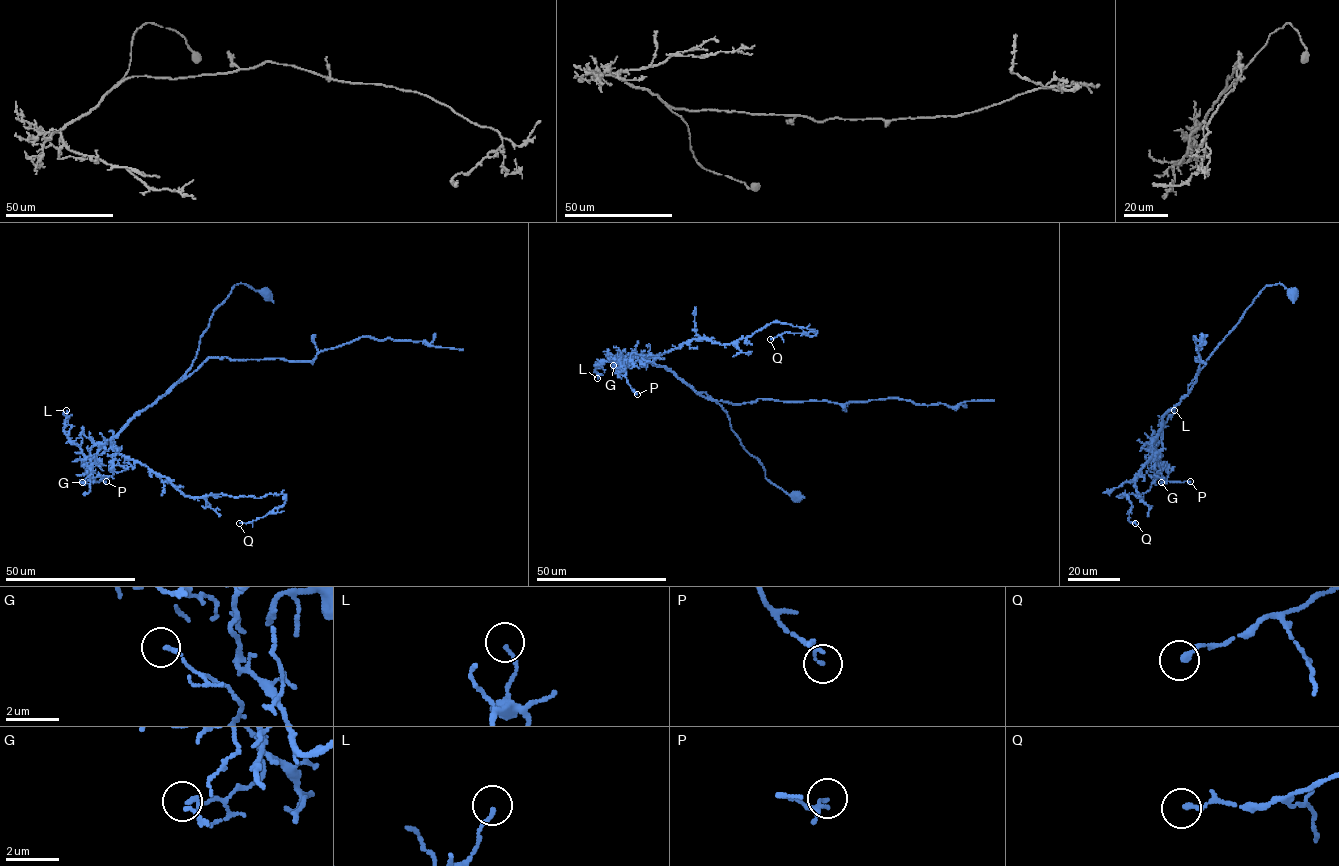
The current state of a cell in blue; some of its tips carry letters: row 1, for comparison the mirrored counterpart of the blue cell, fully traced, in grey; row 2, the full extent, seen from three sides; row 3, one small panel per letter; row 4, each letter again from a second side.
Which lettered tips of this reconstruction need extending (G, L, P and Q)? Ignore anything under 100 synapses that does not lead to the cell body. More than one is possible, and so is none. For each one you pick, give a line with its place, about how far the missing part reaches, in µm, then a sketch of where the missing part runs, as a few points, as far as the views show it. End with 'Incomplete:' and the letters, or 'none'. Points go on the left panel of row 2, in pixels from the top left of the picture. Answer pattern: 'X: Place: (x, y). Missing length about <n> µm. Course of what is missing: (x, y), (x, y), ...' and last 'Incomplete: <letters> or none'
Incomplete: none

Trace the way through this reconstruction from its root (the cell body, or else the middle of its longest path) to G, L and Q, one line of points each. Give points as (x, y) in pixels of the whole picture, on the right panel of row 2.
G: (1291, 293), (1282, 284), (1267, 286), (1188, 393), (1165, 413), (1152, 440), (1157, 462), (1171, 469), (1161, 482)
L: (1291, 293), (1277, 283), (1254, 299), (1188, 393), (1165, 413), (1152, 440), (1157, 458), (1161, 428), (1174, 410)
Q: (1291, 293), (1267, 286), (1165, 413), (1135, 475), (1140, 497), (1118, 496), (1128, 496), (1135, 523)

